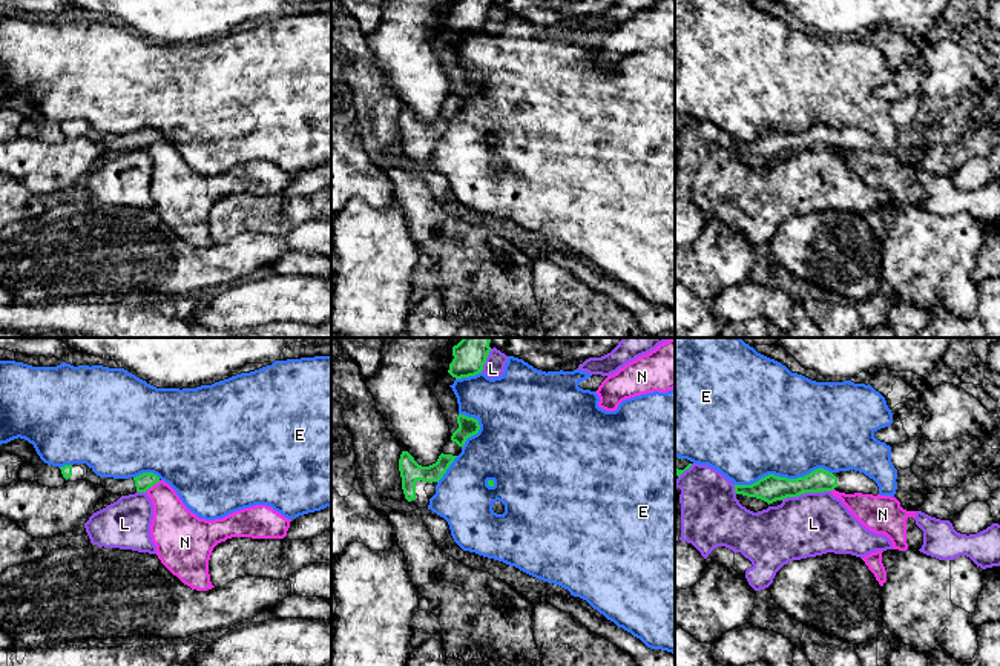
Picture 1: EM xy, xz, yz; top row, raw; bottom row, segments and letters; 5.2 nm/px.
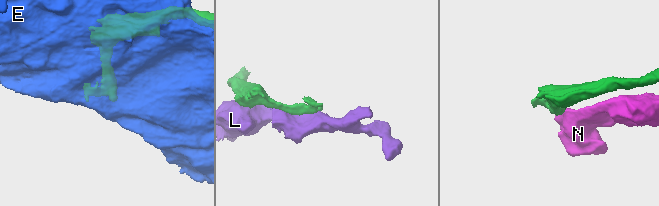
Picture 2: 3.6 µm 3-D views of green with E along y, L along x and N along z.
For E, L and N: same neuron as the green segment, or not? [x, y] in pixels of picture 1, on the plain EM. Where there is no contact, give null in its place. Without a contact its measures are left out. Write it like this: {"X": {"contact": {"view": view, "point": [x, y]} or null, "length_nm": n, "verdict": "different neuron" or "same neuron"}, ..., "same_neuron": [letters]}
{"E": {"contact": {"view": "yz", "point": [782, 134]}, "length_nm": 500, "verdict": "different neuron"}, "L": {"contact": {"view": "yz", "point": [805, 148]}, "length_nm": 260, "verdict": "different neuron"}, "N": {"contact": {"view": "xy", "point": [152, 141]}, "length_nm": 110, "verdict": "different neuron"}, "same_neuron": []}

